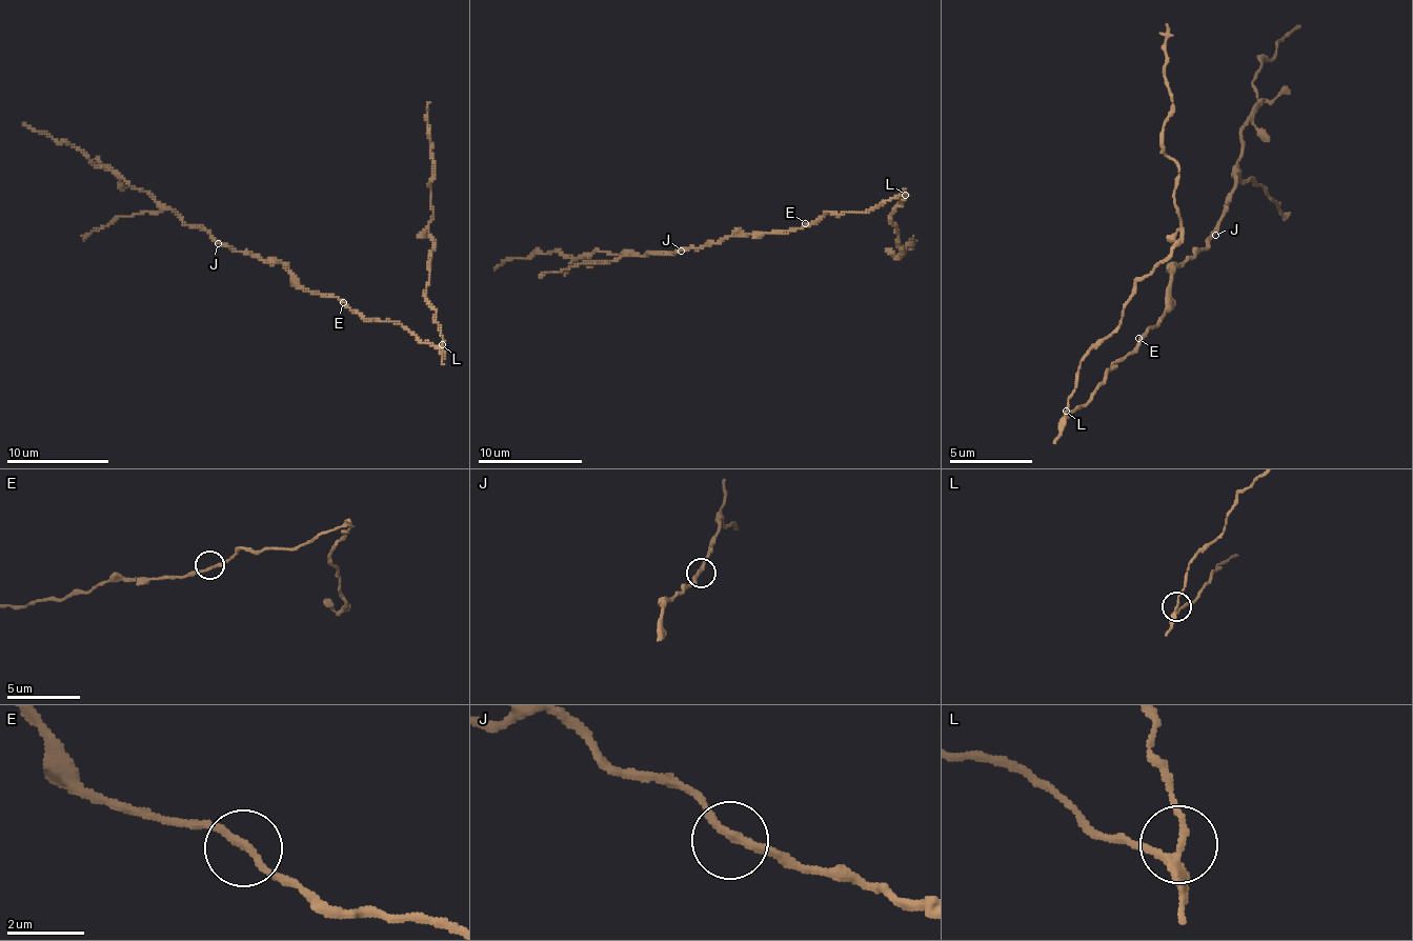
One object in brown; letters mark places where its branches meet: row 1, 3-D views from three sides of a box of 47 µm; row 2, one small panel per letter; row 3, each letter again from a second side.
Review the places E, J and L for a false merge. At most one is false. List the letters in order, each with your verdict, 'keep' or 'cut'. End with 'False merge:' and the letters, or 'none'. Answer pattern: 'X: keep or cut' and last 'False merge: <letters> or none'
E: keep
J: keep
L: cut
False merge: L

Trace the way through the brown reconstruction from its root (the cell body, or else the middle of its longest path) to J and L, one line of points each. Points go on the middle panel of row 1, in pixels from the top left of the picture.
J: (805, 226), (772, 233), (727, 236), (715, 243), (681, 251)
L: (805, 226), (820, 221), (829, 212), (839, 215), (864, 213), (879, 207), (885, 200), (906, 196)

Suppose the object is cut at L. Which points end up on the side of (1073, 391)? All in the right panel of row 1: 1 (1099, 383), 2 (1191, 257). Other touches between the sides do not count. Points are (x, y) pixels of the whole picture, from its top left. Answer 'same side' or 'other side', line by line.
1: other side
2: other side

